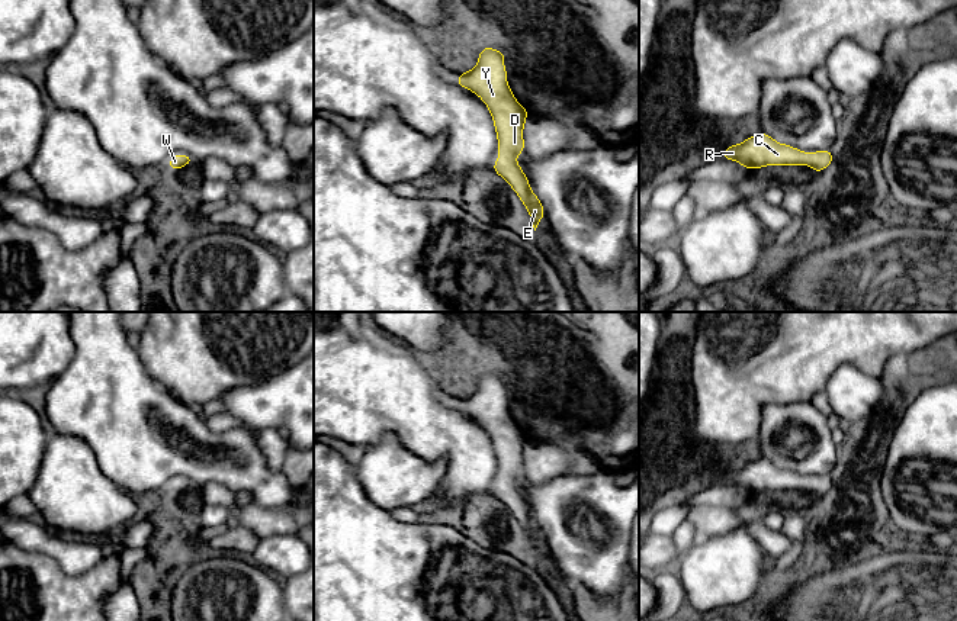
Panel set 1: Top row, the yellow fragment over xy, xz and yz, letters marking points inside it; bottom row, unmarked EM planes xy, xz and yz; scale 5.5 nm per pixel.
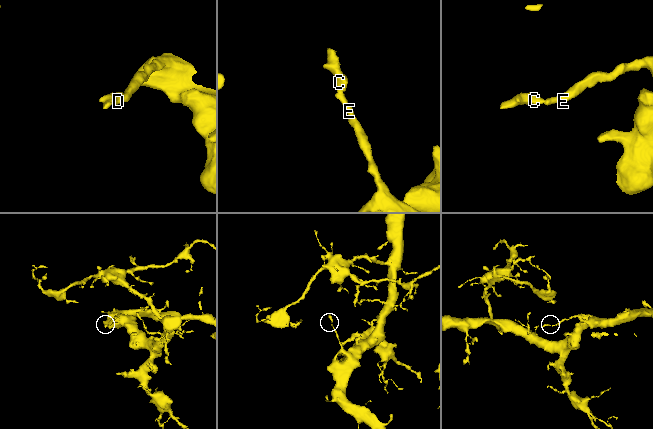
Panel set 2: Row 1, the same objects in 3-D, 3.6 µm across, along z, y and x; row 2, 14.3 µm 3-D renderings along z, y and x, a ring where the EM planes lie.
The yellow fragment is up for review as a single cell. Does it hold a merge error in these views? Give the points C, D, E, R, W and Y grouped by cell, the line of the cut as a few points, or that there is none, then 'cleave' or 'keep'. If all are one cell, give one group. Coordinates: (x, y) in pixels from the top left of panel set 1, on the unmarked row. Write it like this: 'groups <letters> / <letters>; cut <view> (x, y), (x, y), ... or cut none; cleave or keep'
groups C D E R W Y; cut none; keep

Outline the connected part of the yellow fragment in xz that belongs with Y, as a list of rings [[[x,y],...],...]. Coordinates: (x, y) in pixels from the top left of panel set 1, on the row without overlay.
[[[485,371],[478,389],[469,398],[460,398],[457,409],[478,419],[488,431],[498,463],[500,483],[494,488],[494,496],[504,502],[524,528],[536,556],[545,544],[543,530],[532,517],[526,499],[521,496],[516,480],[524,476],[523,451],[527,434],[513,421],[507,409],[504,393],[505,380],[498,374]]]

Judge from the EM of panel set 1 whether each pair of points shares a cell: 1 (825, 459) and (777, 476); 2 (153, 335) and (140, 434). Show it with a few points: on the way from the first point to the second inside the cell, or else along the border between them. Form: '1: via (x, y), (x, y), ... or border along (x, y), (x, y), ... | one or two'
1: border along (761, 457), (809, 479), (825, 476) | two
2: border along (135, 348), (145, 372), (172, 398) | two

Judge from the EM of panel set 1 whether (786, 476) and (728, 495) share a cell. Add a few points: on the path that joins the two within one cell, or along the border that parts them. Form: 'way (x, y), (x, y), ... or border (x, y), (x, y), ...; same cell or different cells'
way (771, 478), (750, 478), (742, 483); same cell

